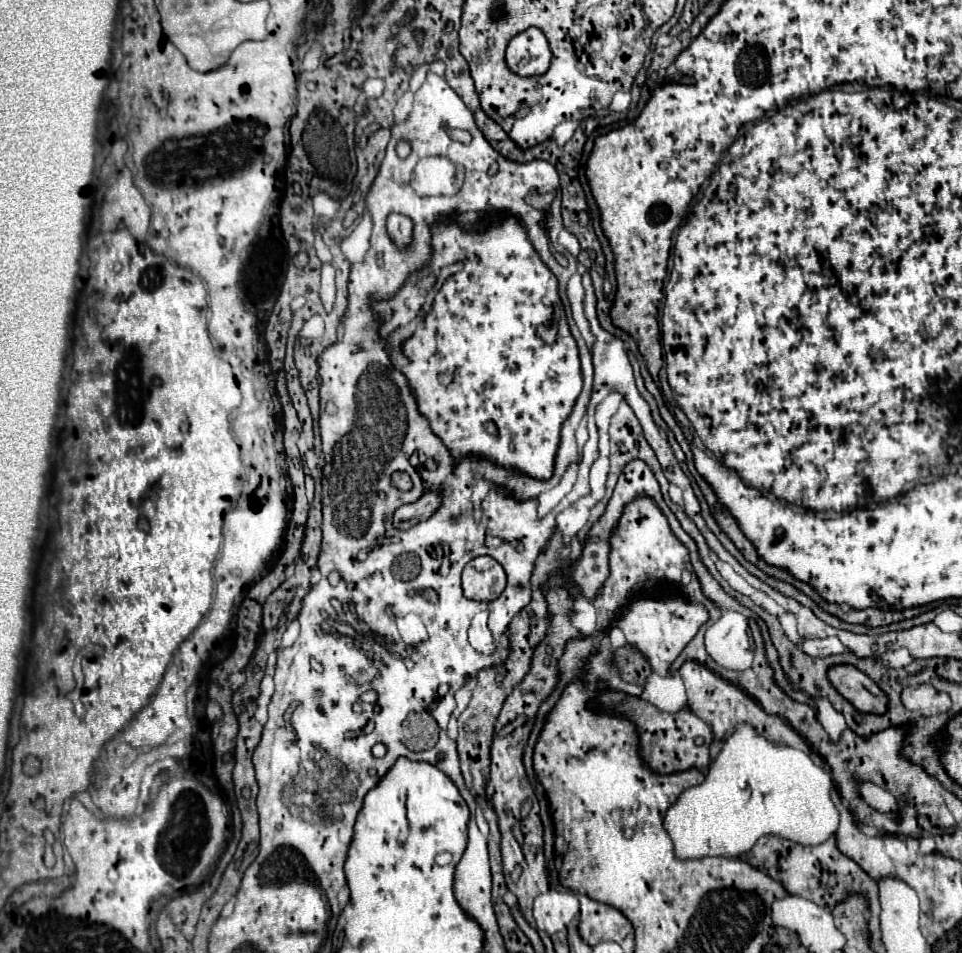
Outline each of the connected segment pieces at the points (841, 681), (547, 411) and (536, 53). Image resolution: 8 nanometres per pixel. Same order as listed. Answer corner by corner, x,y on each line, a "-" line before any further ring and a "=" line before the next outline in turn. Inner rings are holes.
851,665
829,669
829,681
861,713
883,715
889,709
889,697
877,687
877,683
=
489,213
481,219
481,225
481,229
465,229
457,227
455,219
451,223
433,223
433,253
425,271
441,271
441,267
455,265
457,261
465,261
465,265
437,291
429,313
421,321
421,331
417,329
409,339
401,341
401,353
409,361
401,373
413,391
417,411
429,419
433,433
449,447
453,459
477,455
491,463
501,463
501,467
517,467
519,473
533,479
549,479
561,439
561,423
573,411
573,403
583,387
577,343
567,325
559,325
559,341
553,345
543,343
535,335
539,325
553,325
555,307
561,305
561,299
557,277
541,263
521,219
509,213
-
485,421
495,423
495,435
485,431
=
529,27
511,39
507,47
507,65
521,77
543,75
549,69
551,49
541,29

